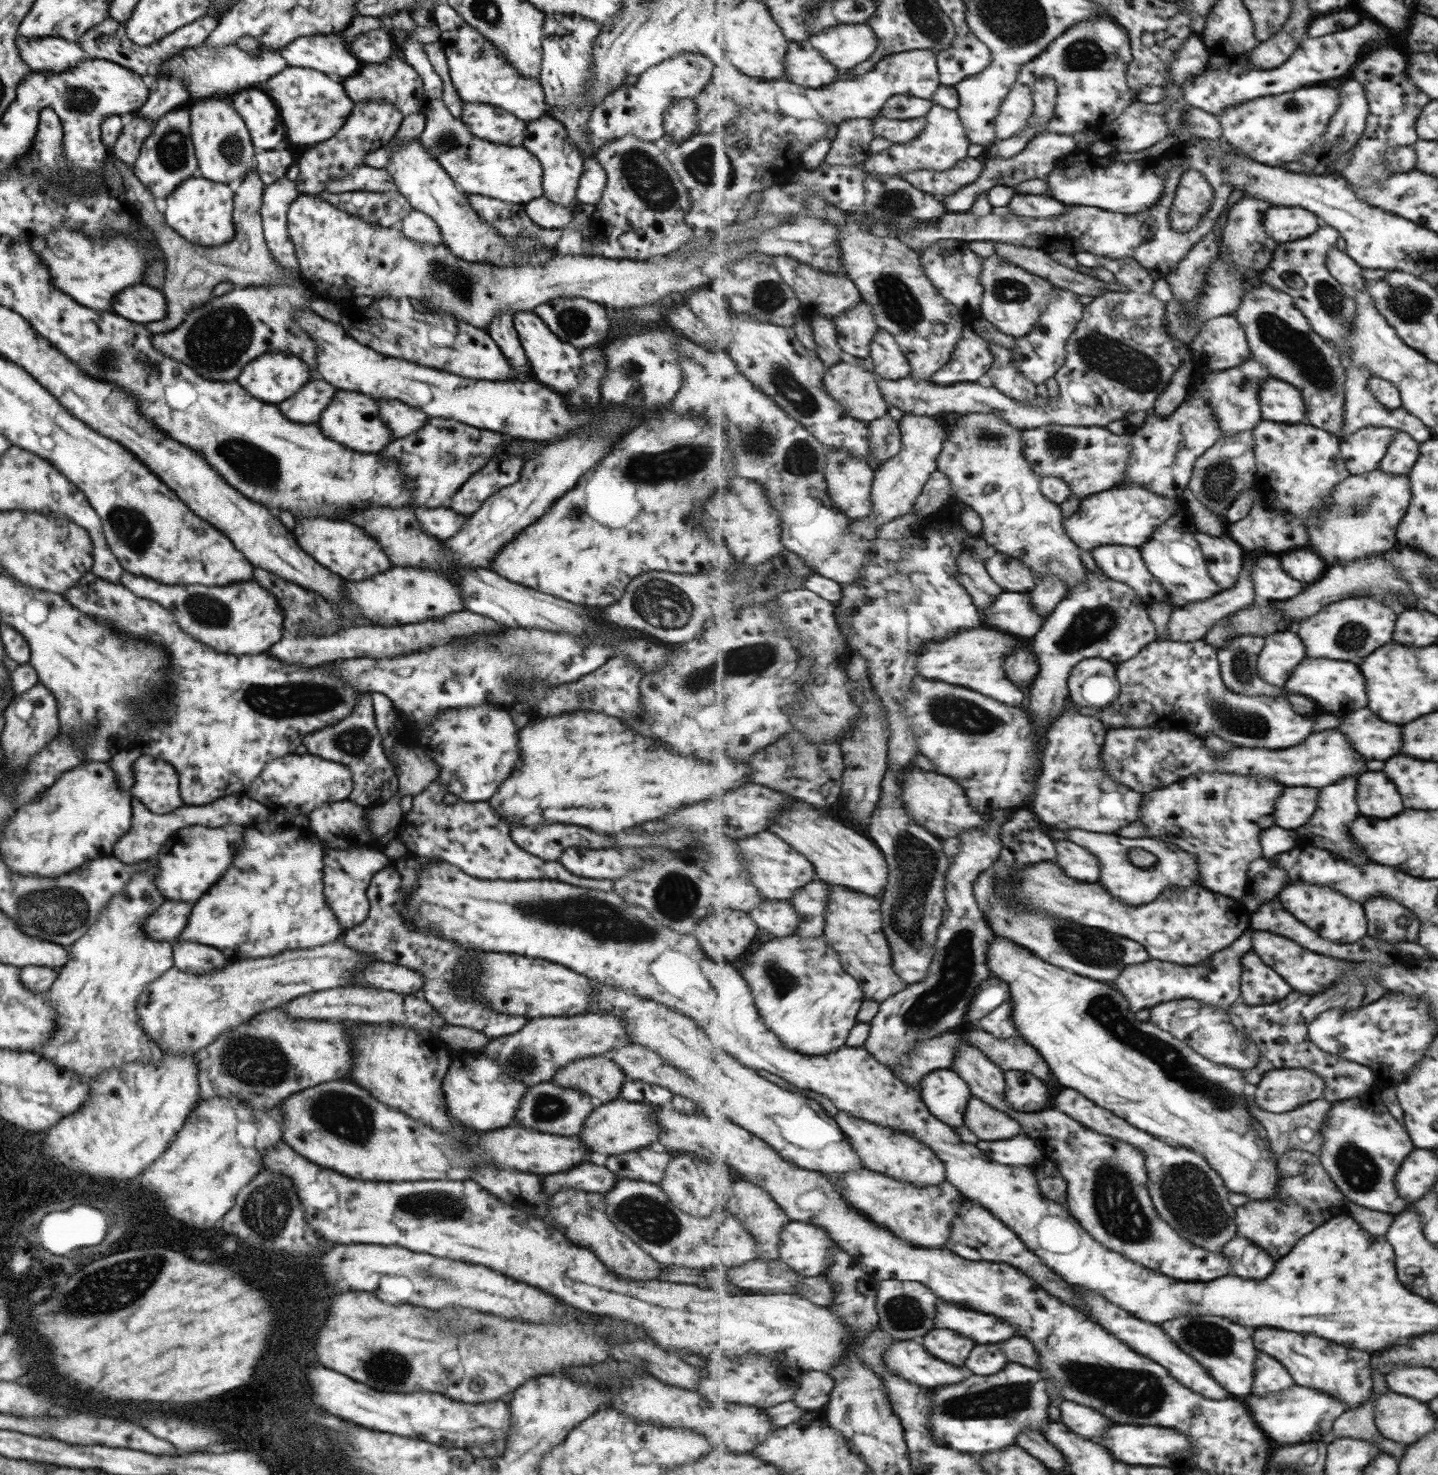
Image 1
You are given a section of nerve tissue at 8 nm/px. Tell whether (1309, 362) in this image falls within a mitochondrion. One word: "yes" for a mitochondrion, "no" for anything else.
yes

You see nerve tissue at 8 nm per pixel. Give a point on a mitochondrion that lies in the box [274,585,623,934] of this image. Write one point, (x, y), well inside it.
(356, 740)

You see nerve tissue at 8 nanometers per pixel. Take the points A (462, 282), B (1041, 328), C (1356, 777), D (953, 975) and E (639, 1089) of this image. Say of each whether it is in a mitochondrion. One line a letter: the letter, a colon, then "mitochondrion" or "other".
A: mitochondrion
B: other
C: other
D: mitochondrion
E: other

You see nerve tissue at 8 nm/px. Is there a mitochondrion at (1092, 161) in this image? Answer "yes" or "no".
no

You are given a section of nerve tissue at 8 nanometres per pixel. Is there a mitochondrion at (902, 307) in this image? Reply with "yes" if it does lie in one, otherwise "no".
yes

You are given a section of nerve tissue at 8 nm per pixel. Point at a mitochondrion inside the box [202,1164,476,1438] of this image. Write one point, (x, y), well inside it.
(265, 1211)

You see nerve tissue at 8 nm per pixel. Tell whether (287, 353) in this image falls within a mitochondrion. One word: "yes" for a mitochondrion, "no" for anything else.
no

